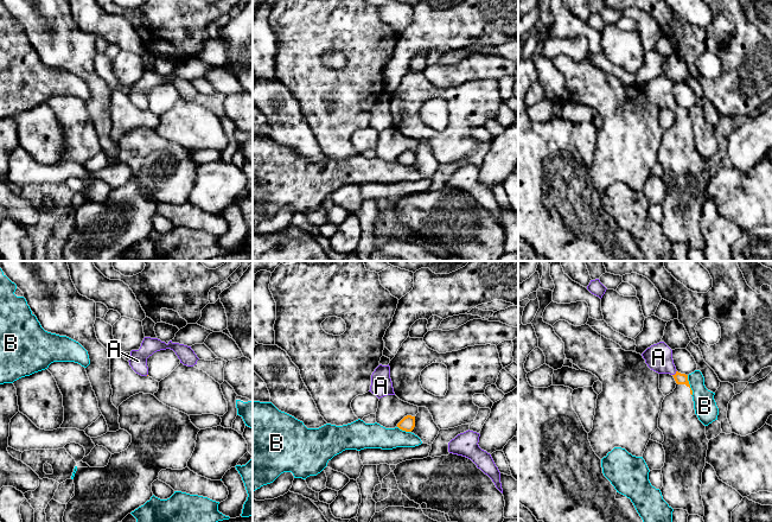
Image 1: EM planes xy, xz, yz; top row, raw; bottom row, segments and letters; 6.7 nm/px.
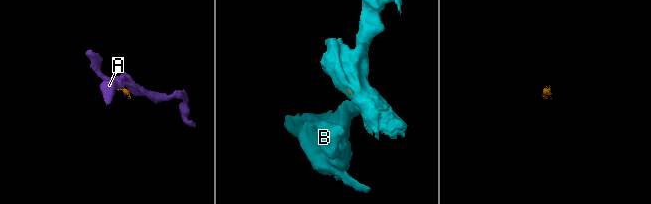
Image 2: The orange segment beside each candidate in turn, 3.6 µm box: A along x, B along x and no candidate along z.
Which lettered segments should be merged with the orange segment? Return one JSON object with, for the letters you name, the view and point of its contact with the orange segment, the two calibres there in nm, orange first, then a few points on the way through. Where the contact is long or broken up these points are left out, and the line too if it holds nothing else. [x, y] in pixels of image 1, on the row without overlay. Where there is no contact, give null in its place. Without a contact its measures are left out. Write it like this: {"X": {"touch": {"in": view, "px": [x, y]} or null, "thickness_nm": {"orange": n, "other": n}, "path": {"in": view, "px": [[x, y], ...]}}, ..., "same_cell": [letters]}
{"A": {"touch": {"in": "yz", "px": [676, 107]}, "thickness_nm": {"orange": 80, "other": 190}, "path": {"in": "yz", "px": [[681, 113], [676, 107], [658, 91]]}}, "same_cell": ["A"]}

